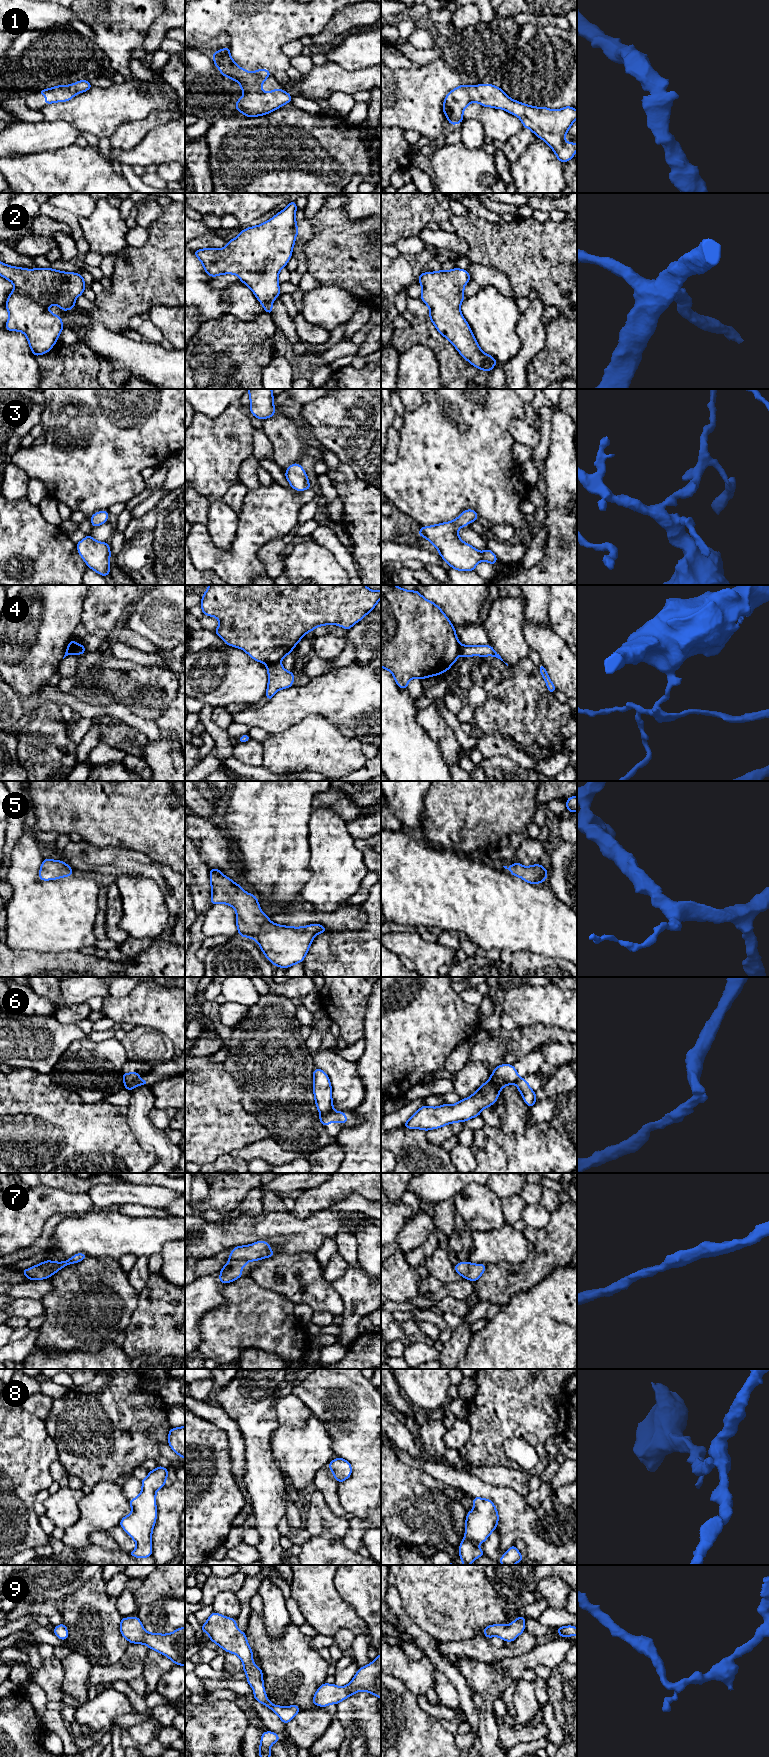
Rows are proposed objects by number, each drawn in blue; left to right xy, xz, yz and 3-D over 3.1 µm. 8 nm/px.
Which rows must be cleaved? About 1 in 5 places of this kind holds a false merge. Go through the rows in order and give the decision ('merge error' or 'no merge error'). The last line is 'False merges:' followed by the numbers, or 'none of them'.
1: no merge error
2: no merge error
3: no merge error
4: merge error
5: no merge error
6: merge error
7: no merge error
8: no merge error
9: no merge error
False merges: 4, 6

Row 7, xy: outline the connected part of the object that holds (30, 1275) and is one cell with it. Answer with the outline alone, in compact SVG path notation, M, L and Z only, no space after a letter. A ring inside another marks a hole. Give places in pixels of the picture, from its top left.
M78 1253L72 1256L70 1259L63 1262L55 1262L46 1260L43 1263L37 1264L30 1269L23 1269L21 1272L26 1275L28 1280L42 1280L47 1279L54 1273L58 1272L61 1268L80 1262L88 1257L84 1253Z

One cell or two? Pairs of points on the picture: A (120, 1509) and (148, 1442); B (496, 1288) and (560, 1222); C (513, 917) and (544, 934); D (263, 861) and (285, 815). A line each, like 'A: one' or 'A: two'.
A: two
B: one
C: one
D: one

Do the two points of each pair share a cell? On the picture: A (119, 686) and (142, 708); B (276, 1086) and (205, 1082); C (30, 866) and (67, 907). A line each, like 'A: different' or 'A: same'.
A: same
B: different
C: same

